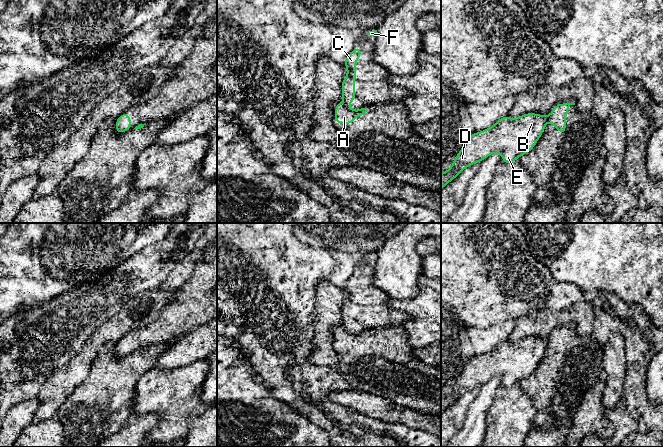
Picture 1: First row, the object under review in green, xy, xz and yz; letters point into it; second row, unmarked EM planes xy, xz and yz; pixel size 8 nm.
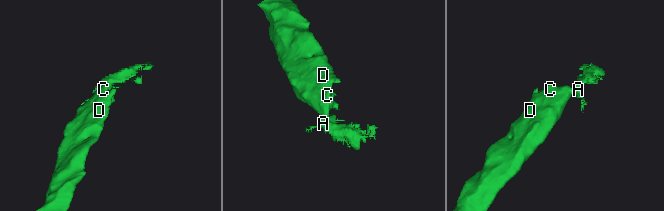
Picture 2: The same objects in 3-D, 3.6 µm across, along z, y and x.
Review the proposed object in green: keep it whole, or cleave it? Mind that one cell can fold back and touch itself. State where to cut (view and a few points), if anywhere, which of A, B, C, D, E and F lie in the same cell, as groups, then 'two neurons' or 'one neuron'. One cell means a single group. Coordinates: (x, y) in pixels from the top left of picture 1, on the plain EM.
cut yz (544, 340), (547, 344); groups A / B C D E F; two neurons

